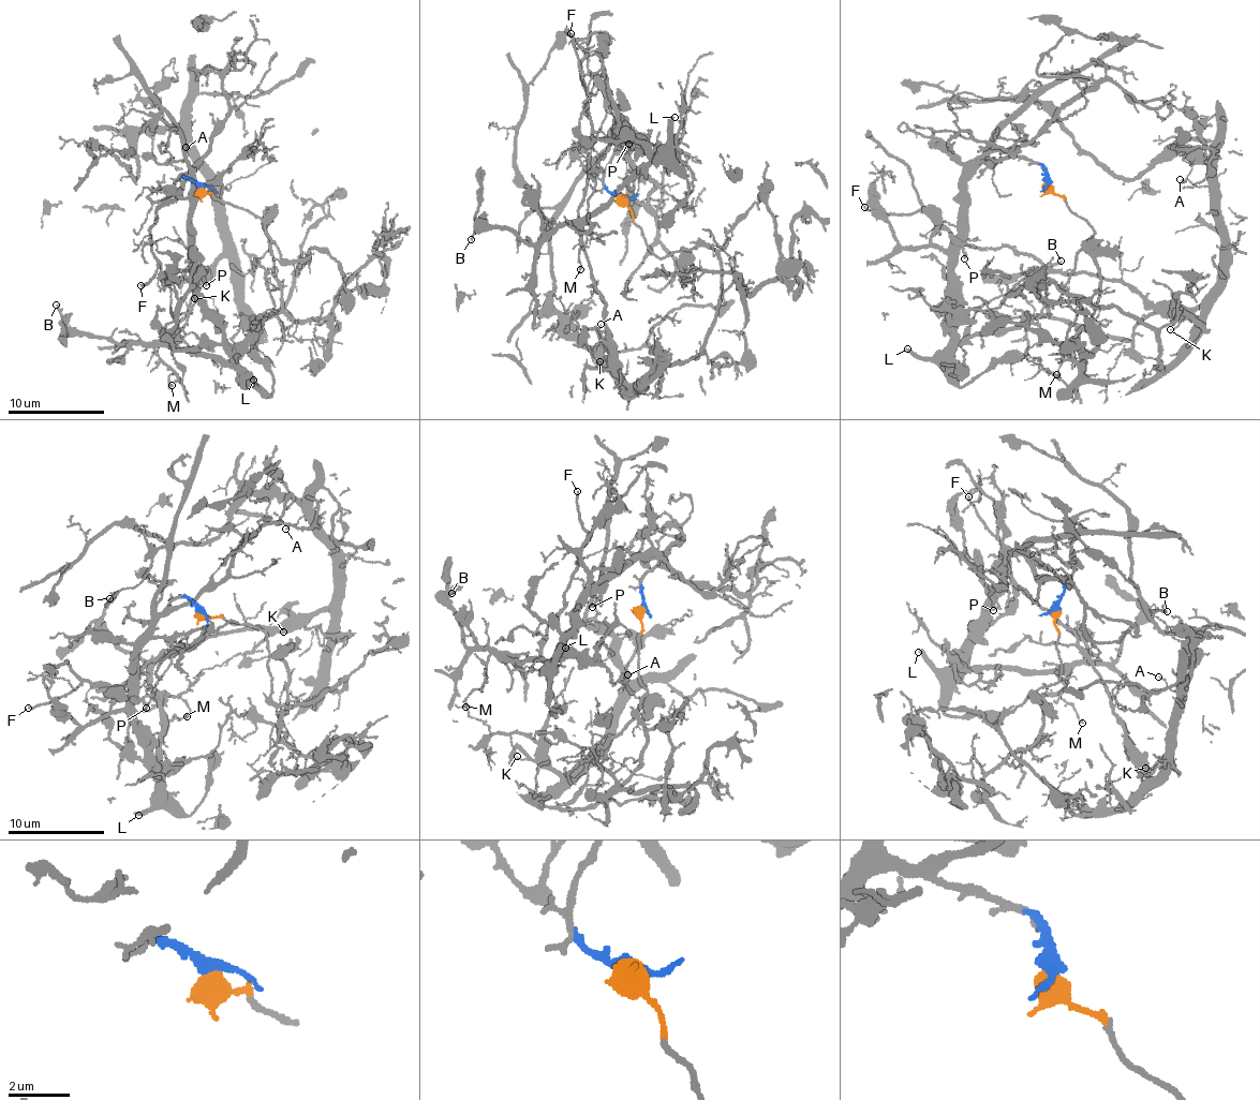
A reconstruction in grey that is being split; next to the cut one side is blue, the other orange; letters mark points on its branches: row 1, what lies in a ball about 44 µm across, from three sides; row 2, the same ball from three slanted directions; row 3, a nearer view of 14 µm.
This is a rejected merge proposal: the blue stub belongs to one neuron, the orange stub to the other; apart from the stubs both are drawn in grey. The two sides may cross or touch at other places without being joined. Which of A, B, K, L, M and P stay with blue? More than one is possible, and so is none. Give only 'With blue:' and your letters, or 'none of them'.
With blue: B, L, M, P

